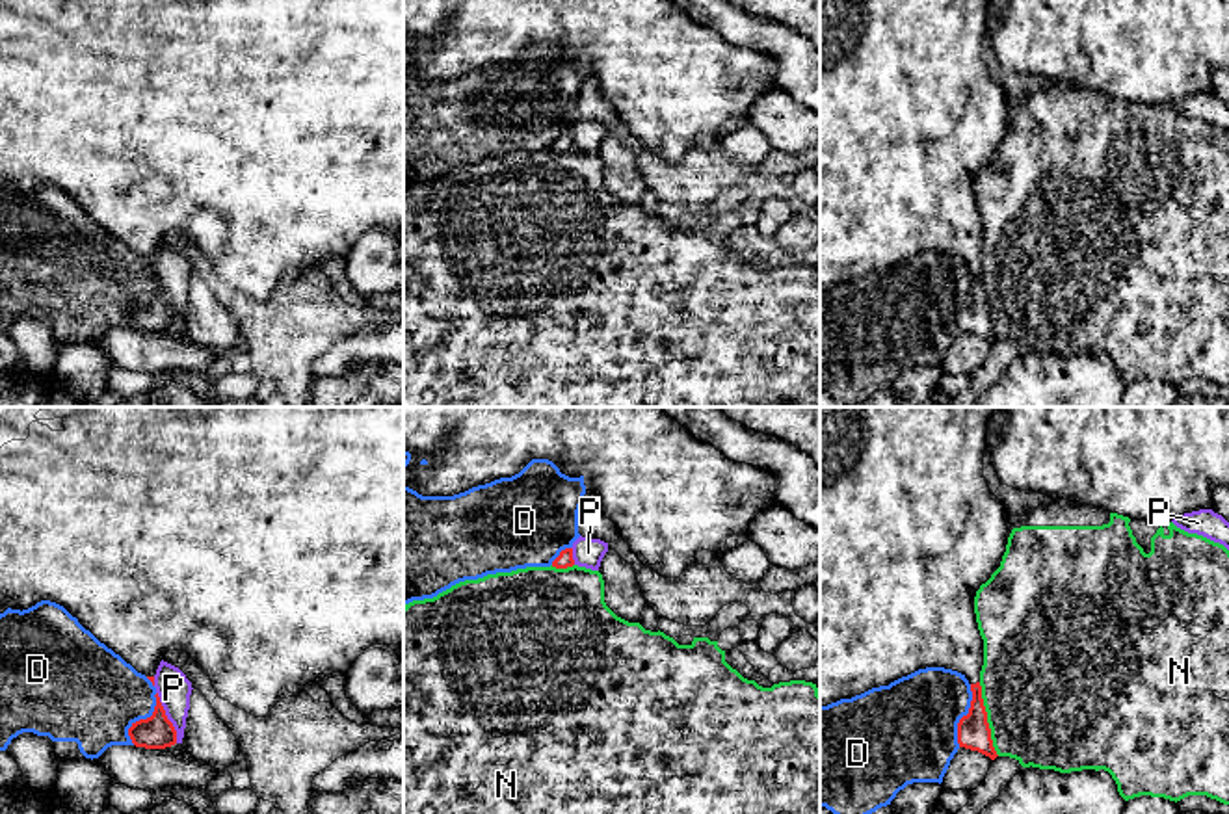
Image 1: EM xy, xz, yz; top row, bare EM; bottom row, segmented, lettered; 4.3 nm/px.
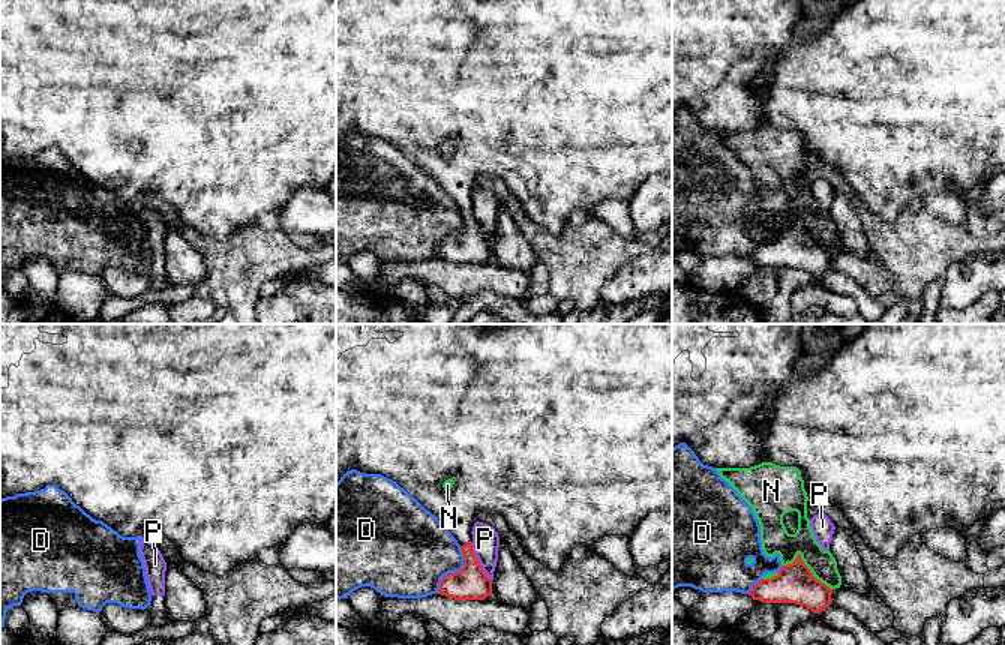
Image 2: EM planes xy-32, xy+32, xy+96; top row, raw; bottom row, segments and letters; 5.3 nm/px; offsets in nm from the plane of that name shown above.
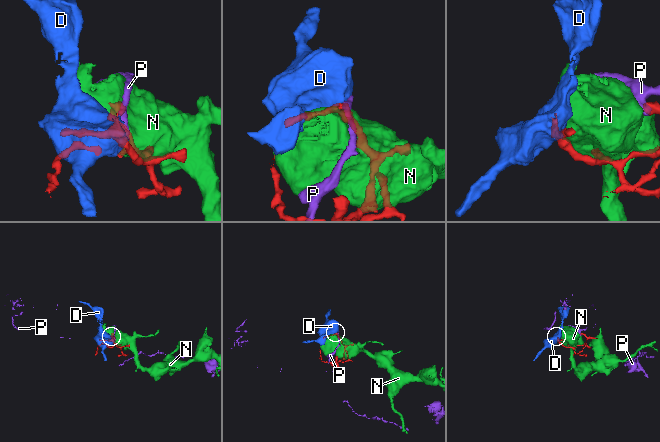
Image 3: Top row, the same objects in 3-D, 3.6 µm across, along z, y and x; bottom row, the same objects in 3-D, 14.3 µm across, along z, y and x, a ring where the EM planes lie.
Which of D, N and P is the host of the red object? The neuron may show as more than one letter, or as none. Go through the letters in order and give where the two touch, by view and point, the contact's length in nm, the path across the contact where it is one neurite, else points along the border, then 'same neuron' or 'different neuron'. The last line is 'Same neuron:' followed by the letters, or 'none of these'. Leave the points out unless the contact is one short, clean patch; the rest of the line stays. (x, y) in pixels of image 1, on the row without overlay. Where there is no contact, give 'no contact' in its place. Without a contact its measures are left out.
D: yz (964, 300) | 280 nm | different neuron
N: yz (986, 303) | 340 nm | different neuron
P: xy (166, 301) | 240 nm | along xy (157, 275), (177, 326) | different neuron
Same neuron: none of these

